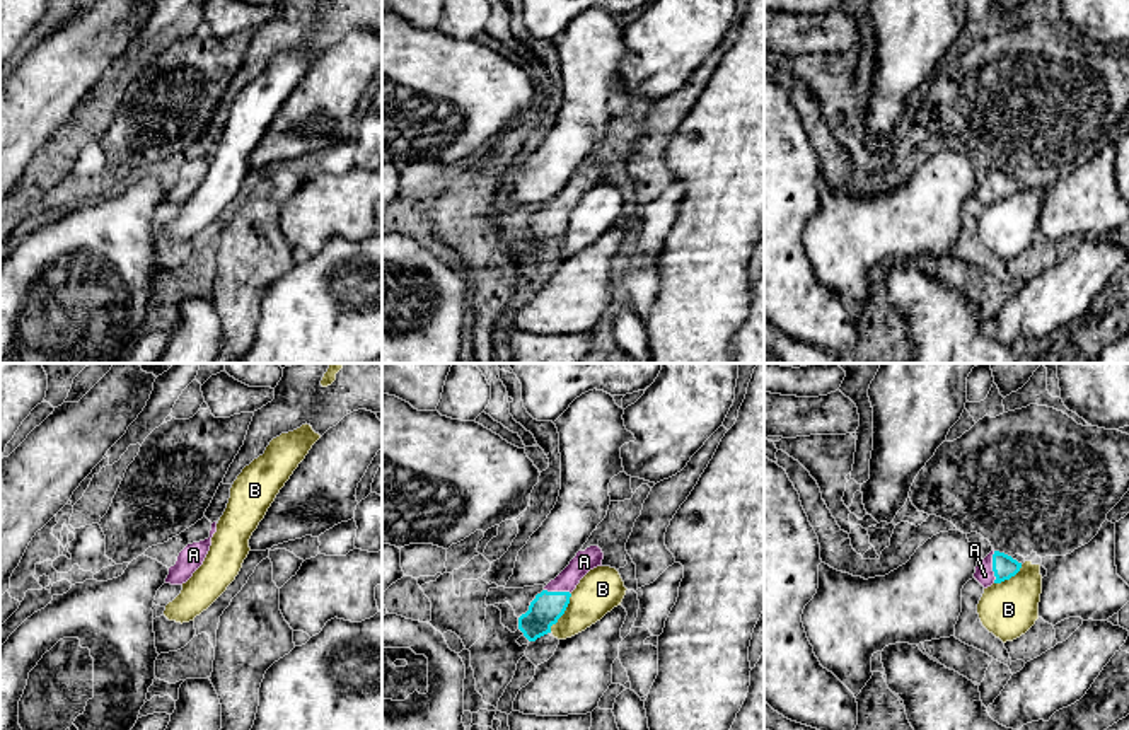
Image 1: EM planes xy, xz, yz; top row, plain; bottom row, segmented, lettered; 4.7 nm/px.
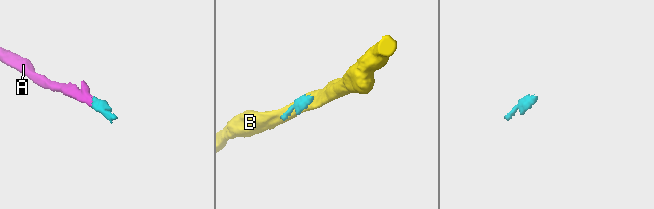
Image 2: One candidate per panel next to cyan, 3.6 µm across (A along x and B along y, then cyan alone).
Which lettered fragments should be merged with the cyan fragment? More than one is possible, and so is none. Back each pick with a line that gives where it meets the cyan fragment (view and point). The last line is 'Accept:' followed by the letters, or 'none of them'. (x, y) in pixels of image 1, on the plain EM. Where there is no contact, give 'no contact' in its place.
A: meets cyan in yz at (993, 185)
Accept: A

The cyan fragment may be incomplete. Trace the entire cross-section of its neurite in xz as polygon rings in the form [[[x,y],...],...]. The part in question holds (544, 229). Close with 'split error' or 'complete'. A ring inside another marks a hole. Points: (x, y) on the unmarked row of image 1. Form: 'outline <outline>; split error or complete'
outline [[[599,164],[578,169],[570,182],[536,213],[529,229],[518,235],[518,247],[529,259],[551,251],[551,244],[564,232],[571,210],[590,188],[602,184],[602,177],[604,171]]]; split error

